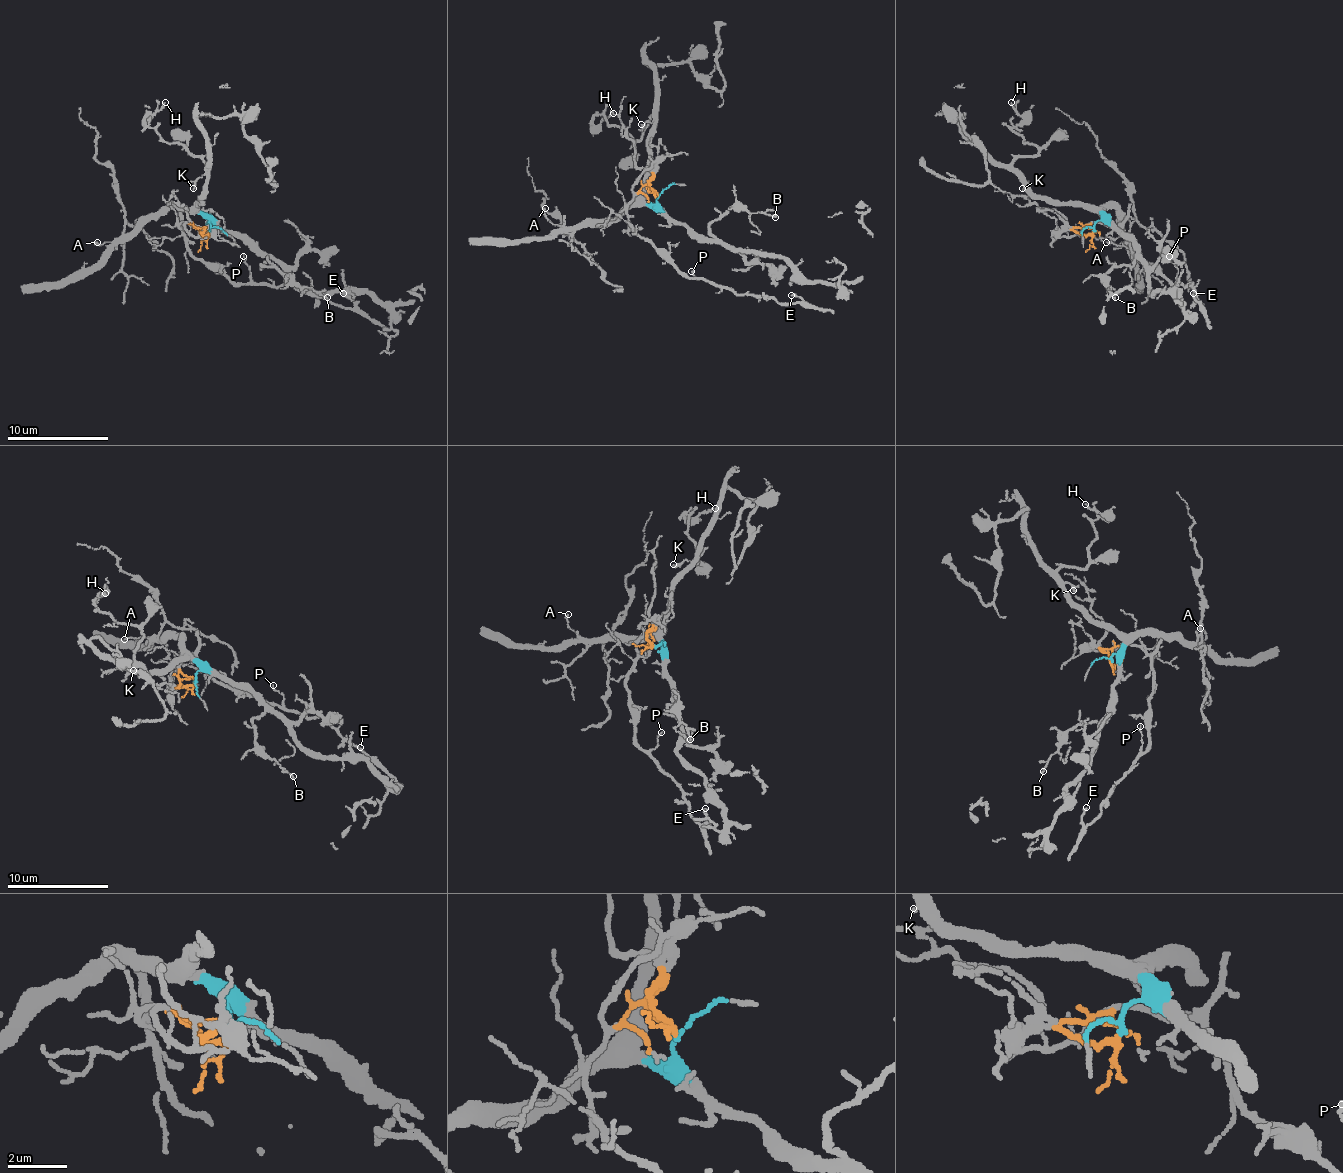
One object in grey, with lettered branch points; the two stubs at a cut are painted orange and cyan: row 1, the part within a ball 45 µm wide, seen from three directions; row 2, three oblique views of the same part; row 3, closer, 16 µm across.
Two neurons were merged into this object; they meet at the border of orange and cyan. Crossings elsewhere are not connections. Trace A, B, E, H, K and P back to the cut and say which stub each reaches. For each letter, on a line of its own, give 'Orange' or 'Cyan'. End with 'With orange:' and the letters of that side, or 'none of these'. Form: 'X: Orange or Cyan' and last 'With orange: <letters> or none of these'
A: Cyan
B: Cyan
E: Orange
H: Cyan
K: Cyan
P: Orange
With orange: E, P

